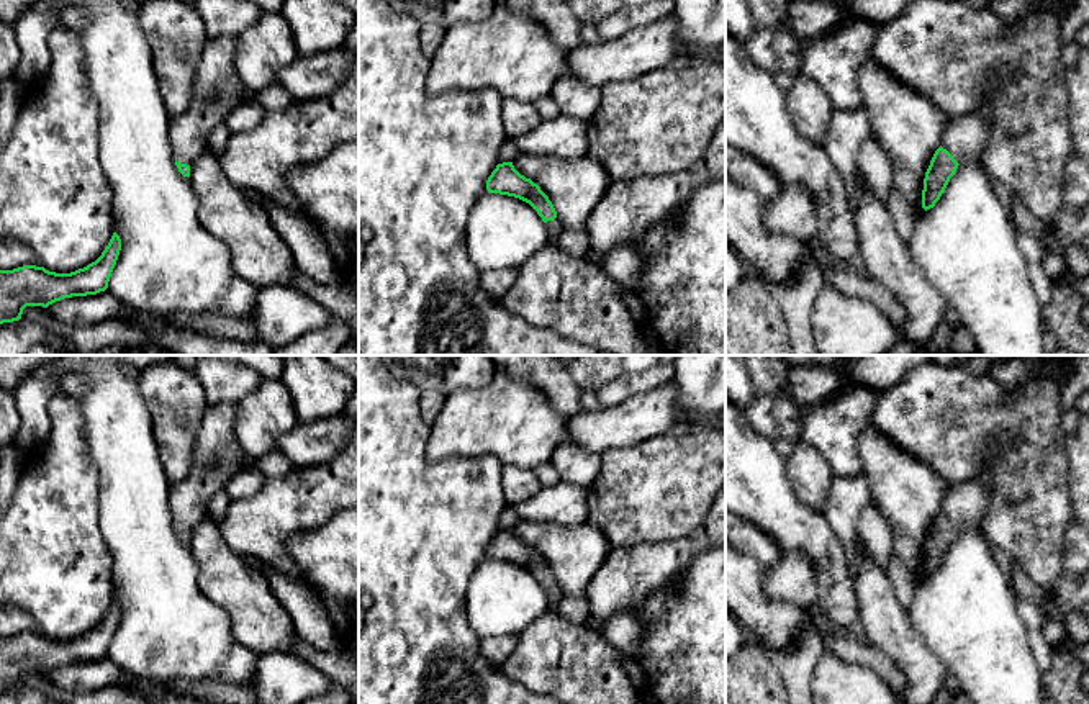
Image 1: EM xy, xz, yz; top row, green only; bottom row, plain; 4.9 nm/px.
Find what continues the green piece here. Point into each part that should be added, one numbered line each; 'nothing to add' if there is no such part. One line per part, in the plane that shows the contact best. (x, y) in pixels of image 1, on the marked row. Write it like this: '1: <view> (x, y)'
1: yz (965, 136)

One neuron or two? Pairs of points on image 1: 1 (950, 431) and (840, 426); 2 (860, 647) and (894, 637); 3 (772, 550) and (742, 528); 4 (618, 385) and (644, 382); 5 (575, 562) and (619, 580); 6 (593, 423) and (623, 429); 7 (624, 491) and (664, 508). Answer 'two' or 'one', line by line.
1: two
2: two
3: one
4: one
5: two
6: one
7: one

